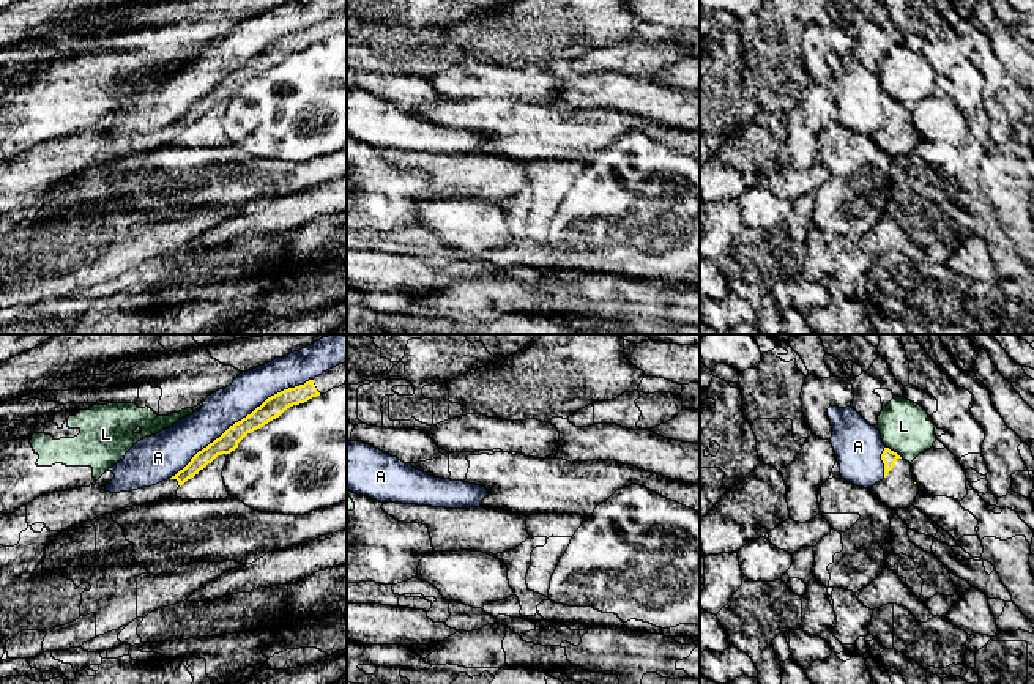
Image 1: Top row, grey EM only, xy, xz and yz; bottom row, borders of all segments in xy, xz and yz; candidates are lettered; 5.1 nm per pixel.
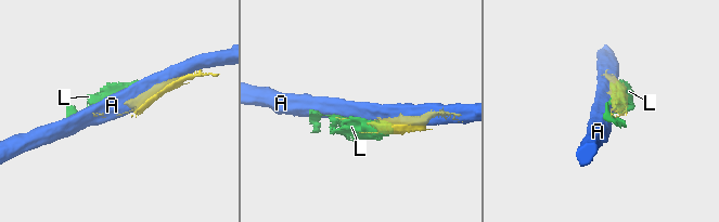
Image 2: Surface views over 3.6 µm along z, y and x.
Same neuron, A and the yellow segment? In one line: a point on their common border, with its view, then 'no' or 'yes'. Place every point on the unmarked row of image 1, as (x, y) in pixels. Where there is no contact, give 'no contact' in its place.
contact xy (241, 66); no

